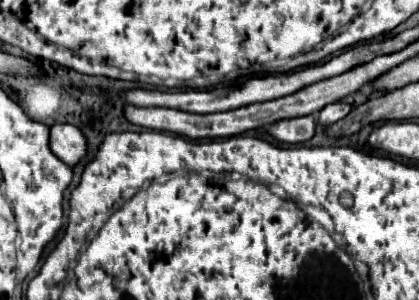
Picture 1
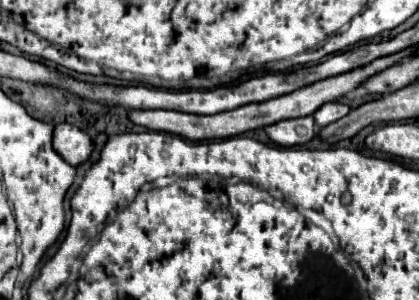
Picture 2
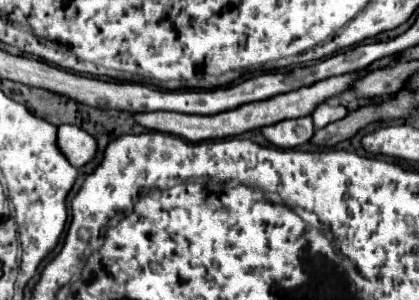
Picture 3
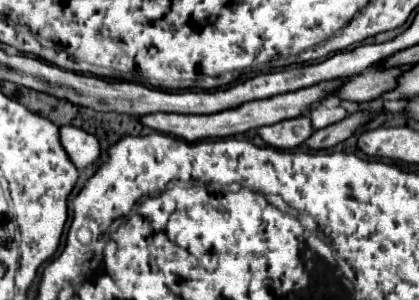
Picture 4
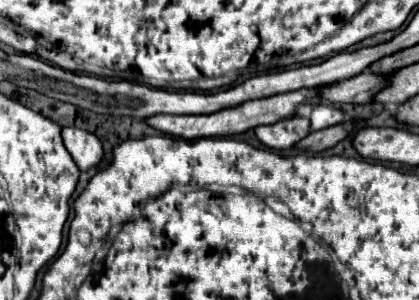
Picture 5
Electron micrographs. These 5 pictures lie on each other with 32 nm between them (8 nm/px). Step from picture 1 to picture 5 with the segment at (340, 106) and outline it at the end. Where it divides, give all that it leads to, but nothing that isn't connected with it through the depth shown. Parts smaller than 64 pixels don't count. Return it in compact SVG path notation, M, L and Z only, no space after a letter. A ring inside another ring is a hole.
M318 104L310 114L312 132L320 130L320 128L328 128L332 124L340 124L342 120L344 120L344 110L342 108L330 108L330 106L322 106L322 104Z

